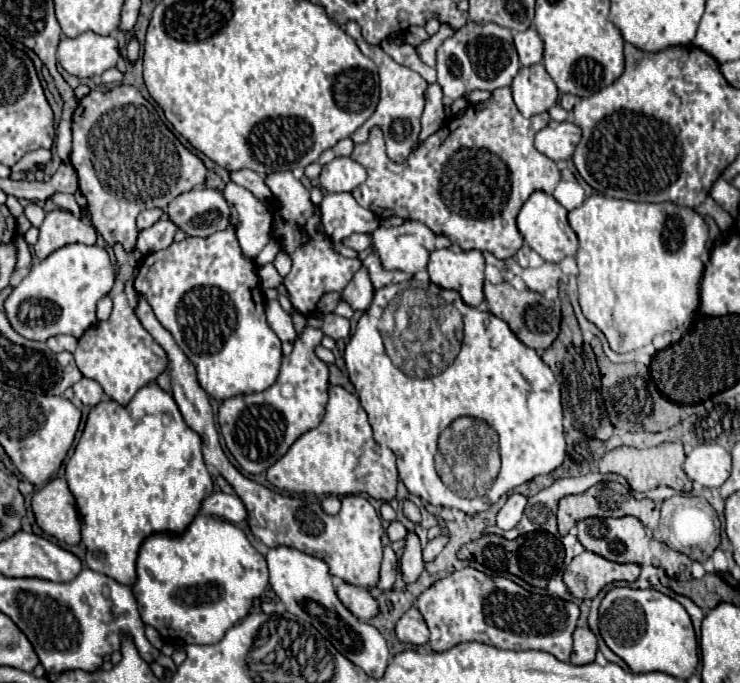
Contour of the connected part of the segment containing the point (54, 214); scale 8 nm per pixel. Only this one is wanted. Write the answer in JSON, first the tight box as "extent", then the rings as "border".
{"extent":[34,210,96,260],"border":[[[52,210],[46,214],[38,228],[38,242],[34,244],[34,256],[44,260],[54,250],[66,244],[96,244],[96,230],[88,220],[76,218],[66,210]]]}

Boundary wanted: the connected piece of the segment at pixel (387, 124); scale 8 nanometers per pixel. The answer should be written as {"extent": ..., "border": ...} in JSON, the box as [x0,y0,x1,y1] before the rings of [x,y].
{"extent":[346,22,428,162],"border":[[[348,22],[346,24],[346,34],[356,40],[356,44],[360,46],[360,50],[368,58],[374,60],[374,64],[378,66],[378,72],[380,72],[380,100],[378,100],[378,106],[376,106],[374,114],[350,138],[356,144],[366,142],[370,128],[372,126],[380,126],[382,132],[384,132],[388,158],[392,162],[404,162],[410,156],[410,152],[412,152],[412,148],[414,148],[414,144],[416,144],[416,140],[420,136],[420,114],[424,110],[424,92],[426,92],[426,86],[428,84],[426,84],[426,80],[418,72],[414,72],[414,70],[410,70],[406,66],[396,64],[380,46],[370,46],[362,38],[360,26],[356,22]]]}

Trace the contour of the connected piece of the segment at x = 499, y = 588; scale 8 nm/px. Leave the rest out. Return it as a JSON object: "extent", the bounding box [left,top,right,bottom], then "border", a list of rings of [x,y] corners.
{"extent":[416,568,580,662],"border":[[[462,568],[436,580],[420,598],[416,608],[430,630],[434,652],[446,652],[460,642],[482,642],[502,650],[544,650],[562,662],[570,660],[572,632],[580,610],[574,602],[536,596],[502,576],[486,576],[476,568]]]}

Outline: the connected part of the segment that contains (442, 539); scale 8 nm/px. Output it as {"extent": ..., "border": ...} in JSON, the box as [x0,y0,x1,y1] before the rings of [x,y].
{"extent":[424,534,448,562],"border":[[[440,534],[440,536],[436,536],[434,540],[430,540],[430,542],[426,544],[426,548],[424,548],[424,558],[426,558],[426,562],[428,562],[428,560],[434,560],[434,558],[442,552],[442,548],[446,546],[446,542],[448,542],[448,534]]]}

